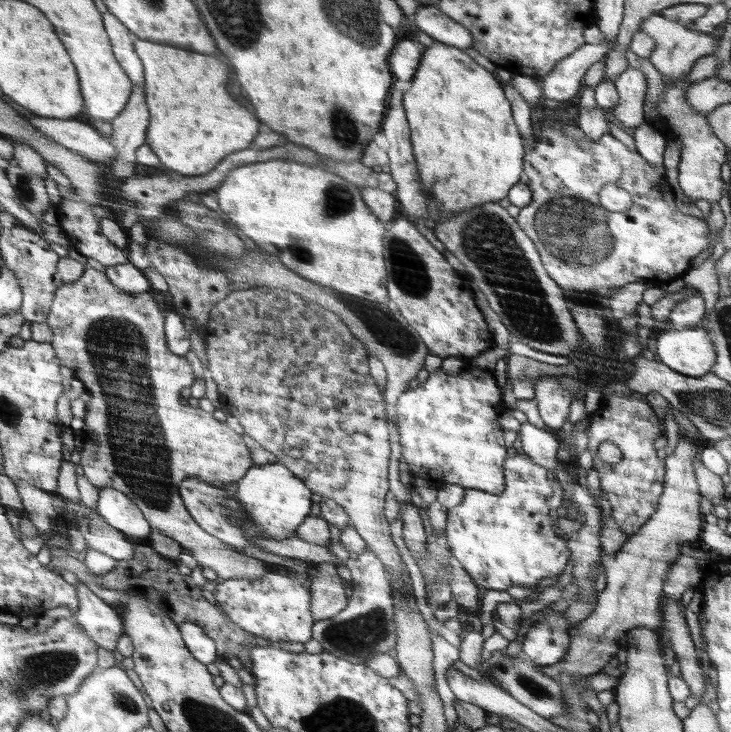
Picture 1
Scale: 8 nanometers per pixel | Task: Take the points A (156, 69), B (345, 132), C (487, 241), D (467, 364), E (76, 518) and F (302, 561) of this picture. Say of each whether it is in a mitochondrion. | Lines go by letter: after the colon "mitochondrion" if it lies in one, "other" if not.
A: other
B: mitochondrion
C: mitochondrion
D: other
E: mitochondrion
F: other

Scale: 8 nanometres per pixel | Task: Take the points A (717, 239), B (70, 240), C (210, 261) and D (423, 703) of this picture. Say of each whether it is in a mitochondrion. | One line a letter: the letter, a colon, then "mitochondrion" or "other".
A: other
B: other
C: mitochondrion
D: other

